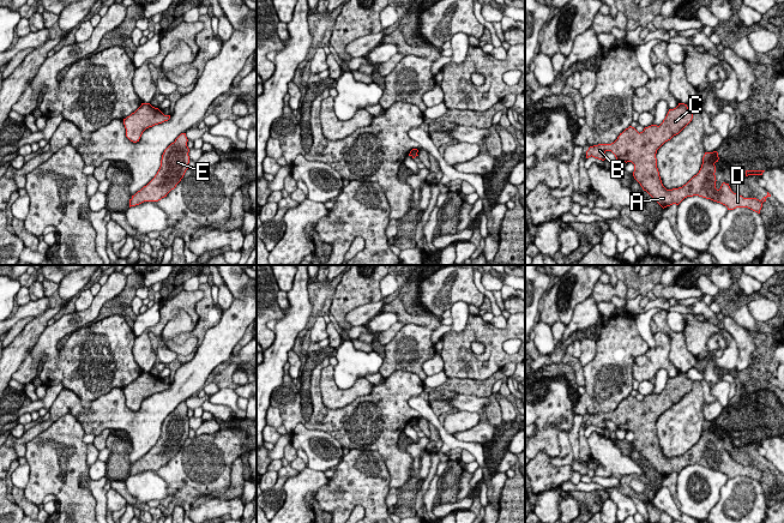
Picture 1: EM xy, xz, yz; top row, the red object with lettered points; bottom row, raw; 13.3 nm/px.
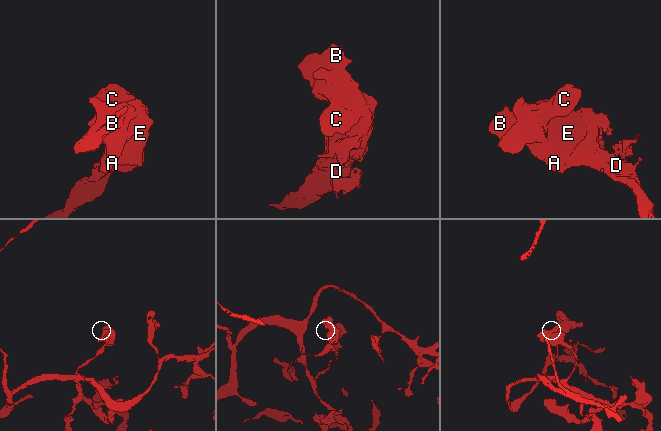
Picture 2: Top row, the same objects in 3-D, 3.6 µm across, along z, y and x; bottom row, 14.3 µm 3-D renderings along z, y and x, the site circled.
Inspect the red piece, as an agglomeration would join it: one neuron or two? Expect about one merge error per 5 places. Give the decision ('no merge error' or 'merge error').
no merge error

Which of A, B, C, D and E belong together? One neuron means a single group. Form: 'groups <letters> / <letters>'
groups A B C D E

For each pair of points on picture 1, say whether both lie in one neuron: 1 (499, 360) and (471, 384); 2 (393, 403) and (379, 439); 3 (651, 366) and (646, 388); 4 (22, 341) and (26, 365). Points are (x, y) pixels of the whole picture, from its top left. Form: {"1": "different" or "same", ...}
{"1": "different", "2": "same", "3": "different", "4": "different"}

